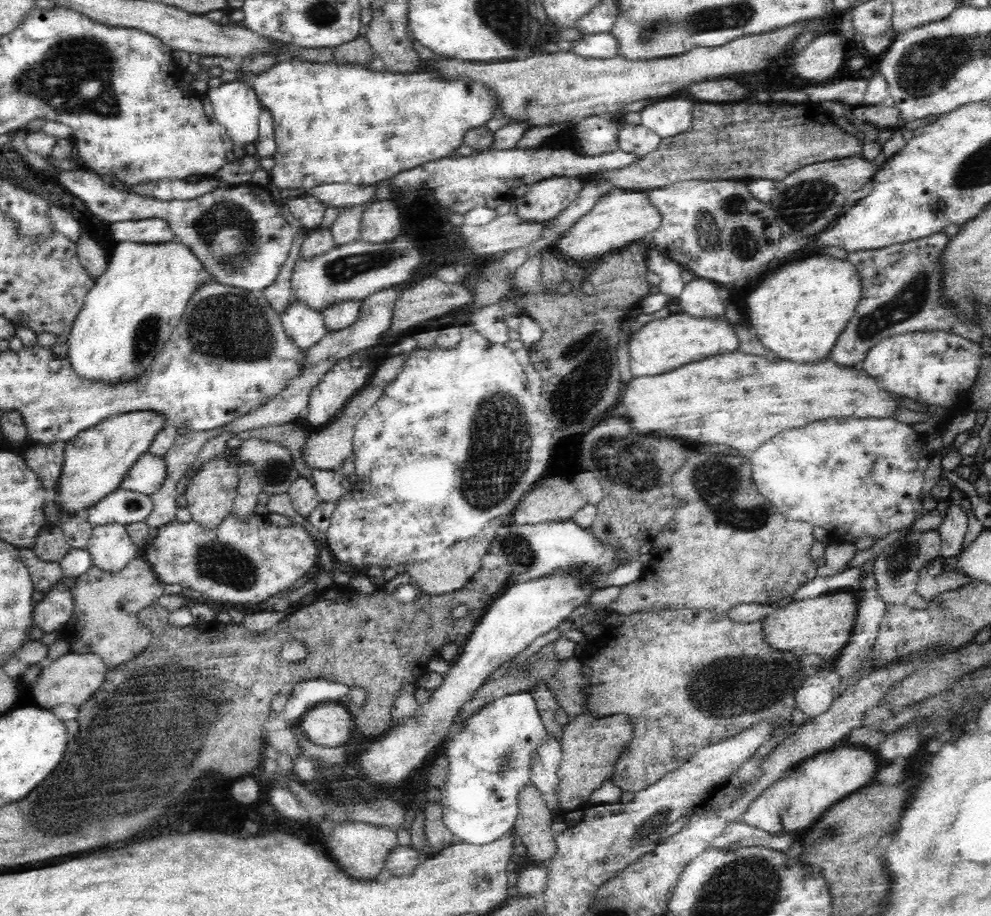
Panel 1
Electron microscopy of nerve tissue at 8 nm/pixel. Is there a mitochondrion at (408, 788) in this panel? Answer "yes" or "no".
no

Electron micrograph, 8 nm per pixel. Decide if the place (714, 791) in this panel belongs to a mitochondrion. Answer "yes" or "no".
no

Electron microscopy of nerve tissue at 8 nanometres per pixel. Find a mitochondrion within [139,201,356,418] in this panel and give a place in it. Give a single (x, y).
(233, 327)

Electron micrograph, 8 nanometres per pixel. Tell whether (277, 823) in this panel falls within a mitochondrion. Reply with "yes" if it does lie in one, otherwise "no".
no

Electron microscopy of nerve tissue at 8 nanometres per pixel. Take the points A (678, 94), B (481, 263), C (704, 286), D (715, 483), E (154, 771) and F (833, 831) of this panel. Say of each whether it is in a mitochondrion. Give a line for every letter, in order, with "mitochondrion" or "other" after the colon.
A: other
B: other
C: other
D: mitochondrion
E: mitochondrion
F: mitochondrion

